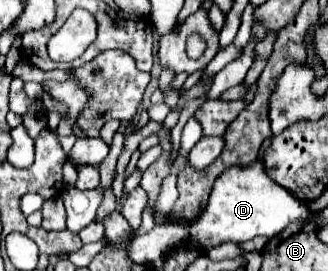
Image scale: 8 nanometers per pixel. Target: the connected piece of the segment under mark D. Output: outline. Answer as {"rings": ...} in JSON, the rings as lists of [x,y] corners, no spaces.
{"rings":[[[257,161],[245,169],[233,167],[221,173],[221,177],[213,185],[205,213],[191,225],[189,243],[199,251],[209,251],[211,247],[217,247],[221,243],[227,241],[245,243],[257,235],[271,239],[285,225],[293,221],[303,221],[307,217],[309,217],[307,205],[301,205],[301,201],[297,201],[291,193],[287,193],[287,189],[273,183],[267,177],[261,161]]]}

